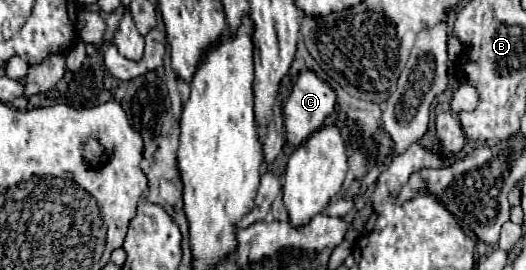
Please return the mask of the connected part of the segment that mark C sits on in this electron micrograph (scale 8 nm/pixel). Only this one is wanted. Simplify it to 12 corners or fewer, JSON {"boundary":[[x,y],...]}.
{"boundary":[[300,71],[284,103],[288,143],[298,147],[336,111],[336,93]]}

